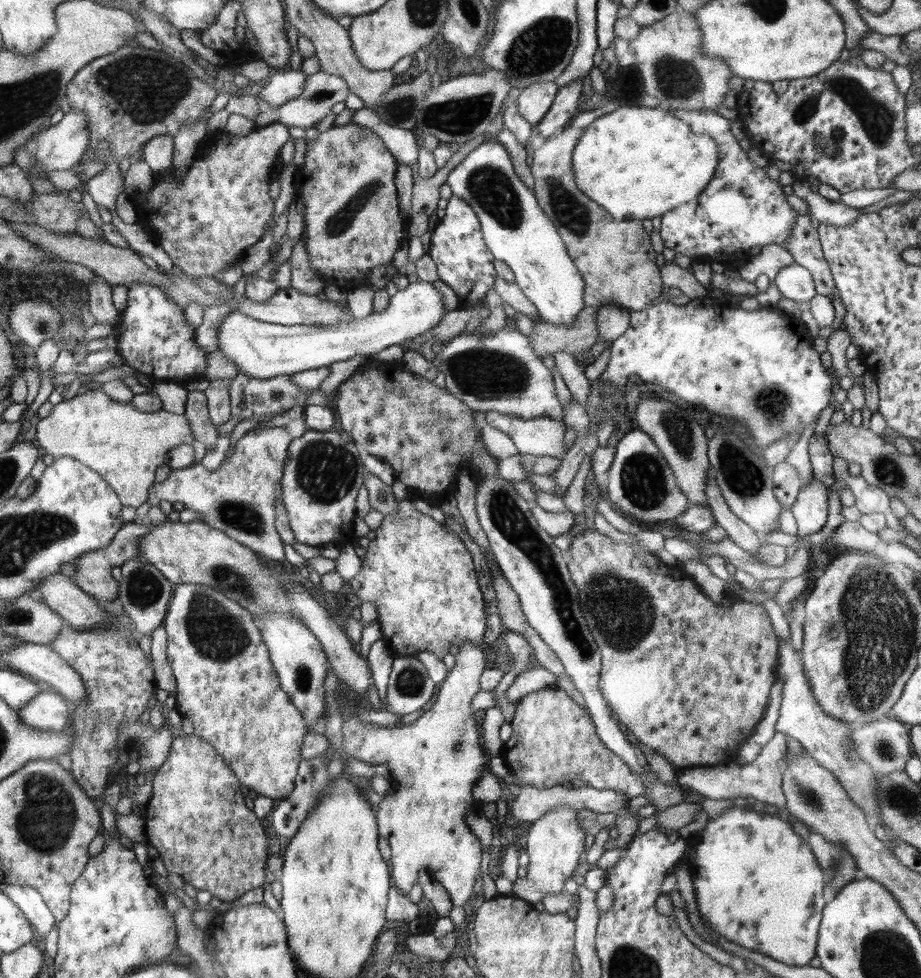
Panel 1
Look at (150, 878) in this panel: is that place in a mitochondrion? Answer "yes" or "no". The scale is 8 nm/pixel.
no

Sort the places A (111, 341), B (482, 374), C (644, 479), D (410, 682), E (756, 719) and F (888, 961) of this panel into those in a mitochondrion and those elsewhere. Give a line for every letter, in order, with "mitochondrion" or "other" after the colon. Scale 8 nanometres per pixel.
A: other
B: mitochondrion
C: mitochondrion
D: mitochondrion
E: other
F: mitochondrion

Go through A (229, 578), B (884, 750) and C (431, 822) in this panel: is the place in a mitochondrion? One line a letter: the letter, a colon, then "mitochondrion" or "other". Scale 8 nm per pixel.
A: mitochondrion
B: mitochondrion
C: other

